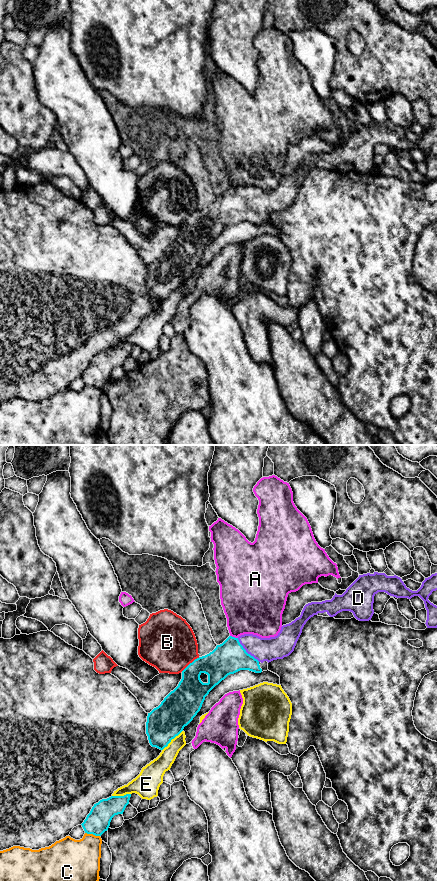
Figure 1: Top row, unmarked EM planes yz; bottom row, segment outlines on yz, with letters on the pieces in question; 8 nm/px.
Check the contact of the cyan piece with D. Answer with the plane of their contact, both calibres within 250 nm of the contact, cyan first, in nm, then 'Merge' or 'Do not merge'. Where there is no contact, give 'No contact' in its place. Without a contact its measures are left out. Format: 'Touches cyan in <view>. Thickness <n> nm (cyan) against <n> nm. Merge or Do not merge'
Touches cyan in yz. Thickness 260 nm (cyan) against 190 nm. Merge

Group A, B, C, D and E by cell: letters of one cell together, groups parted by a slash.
A / B / C / D / E

